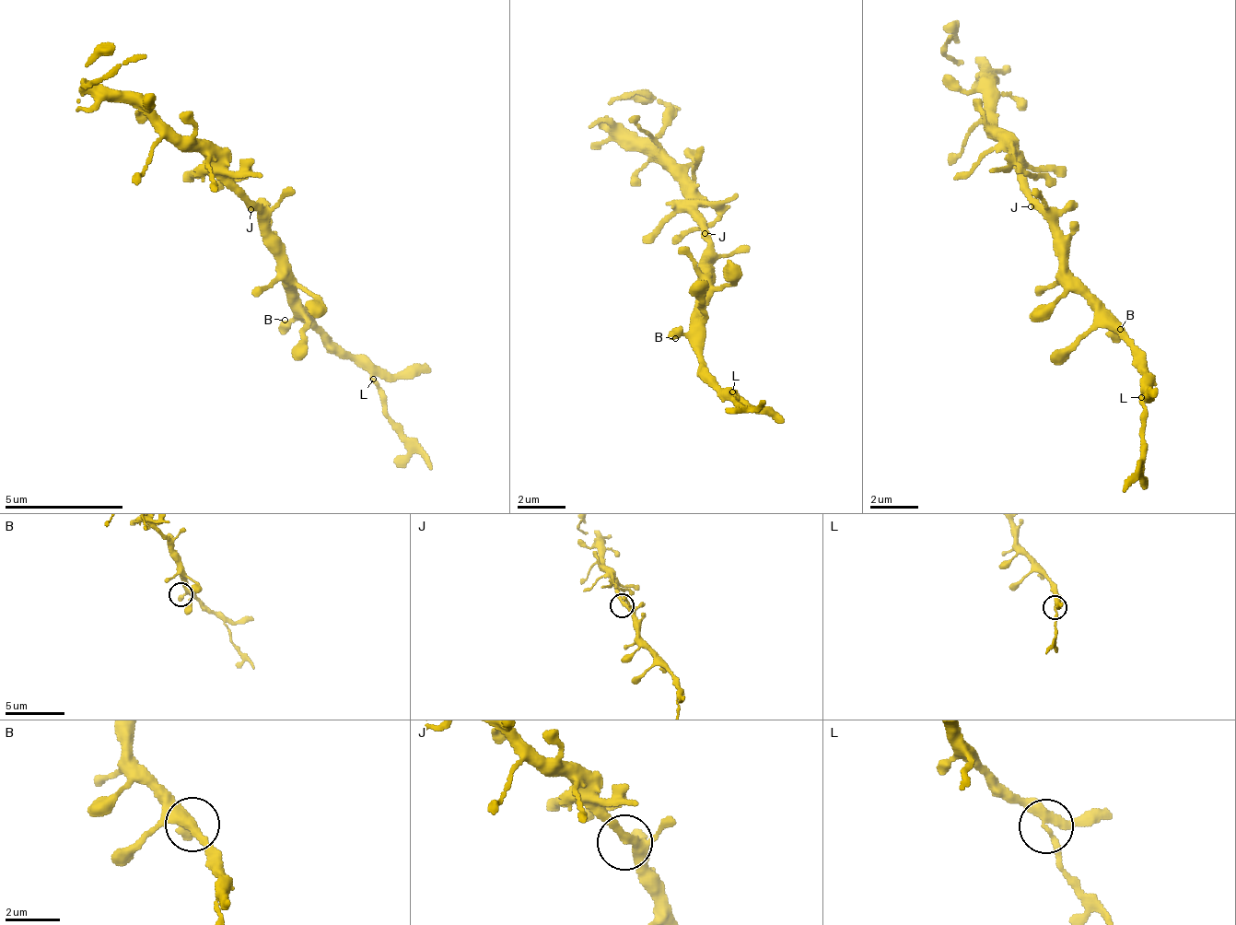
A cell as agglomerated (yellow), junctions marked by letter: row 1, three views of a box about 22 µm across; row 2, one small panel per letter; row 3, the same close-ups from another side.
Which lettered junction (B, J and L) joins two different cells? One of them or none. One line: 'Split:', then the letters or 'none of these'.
Split: L

